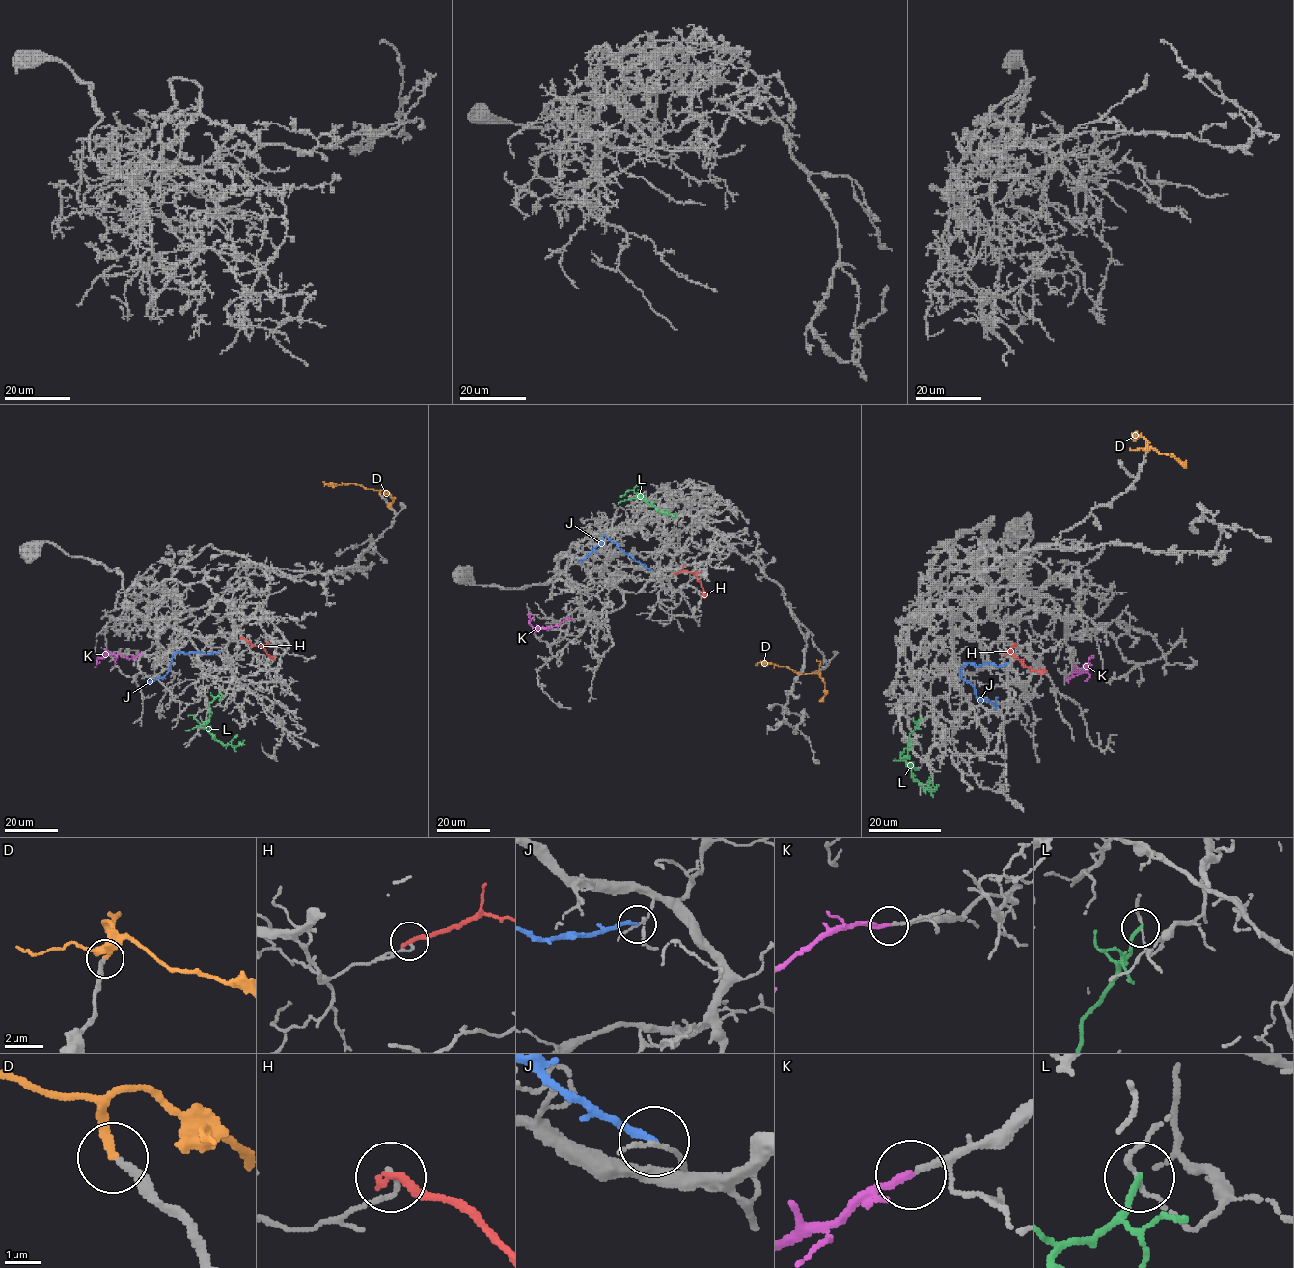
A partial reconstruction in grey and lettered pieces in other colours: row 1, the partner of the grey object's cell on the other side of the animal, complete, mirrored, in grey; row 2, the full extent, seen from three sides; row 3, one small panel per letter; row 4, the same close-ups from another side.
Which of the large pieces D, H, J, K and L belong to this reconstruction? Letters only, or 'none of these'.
D, K

